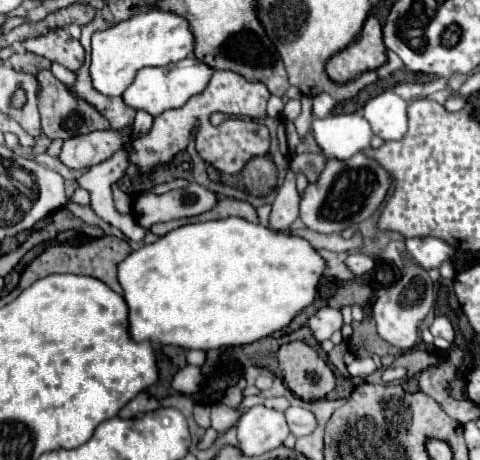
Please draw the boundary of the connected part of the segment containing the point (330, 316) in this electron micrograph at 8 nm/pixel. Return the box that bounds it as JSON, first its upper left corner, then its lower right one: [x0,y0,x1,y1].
[308,307,342,341]

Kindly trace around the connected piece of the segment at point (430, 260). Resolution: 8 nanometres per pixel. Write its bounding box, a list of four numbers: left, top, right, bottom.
[406,237,454,271]

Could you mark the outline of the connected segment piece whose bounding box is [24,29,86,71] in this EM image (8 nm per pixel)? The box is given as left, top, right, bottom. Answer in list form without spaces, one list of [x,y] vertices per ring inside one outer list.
[[[54,29],[42,37],[24,41],[24,49],[36,55],[42,55],[54,63],[60,63],[72,71],[78,71],[84,65],[84,47],[74,39],[66,29]]]

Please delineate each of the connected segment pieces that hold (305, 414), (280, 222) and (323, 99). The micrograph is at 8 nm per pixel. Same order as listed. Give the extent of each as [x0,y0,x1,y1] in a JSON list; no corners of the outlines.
[[284,407,318,437],[270,169,300,231],[314,93,336,119]]

